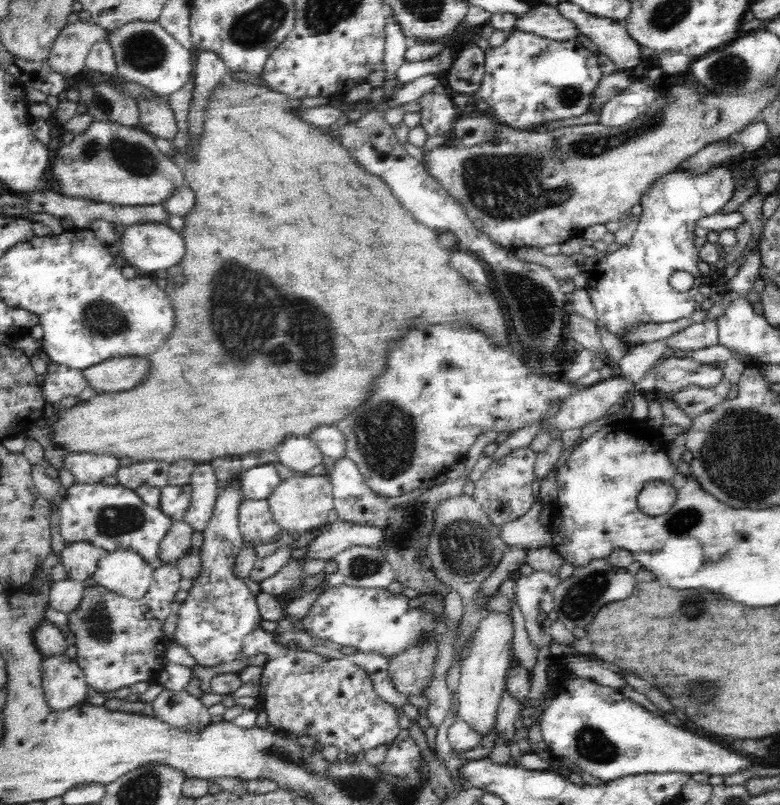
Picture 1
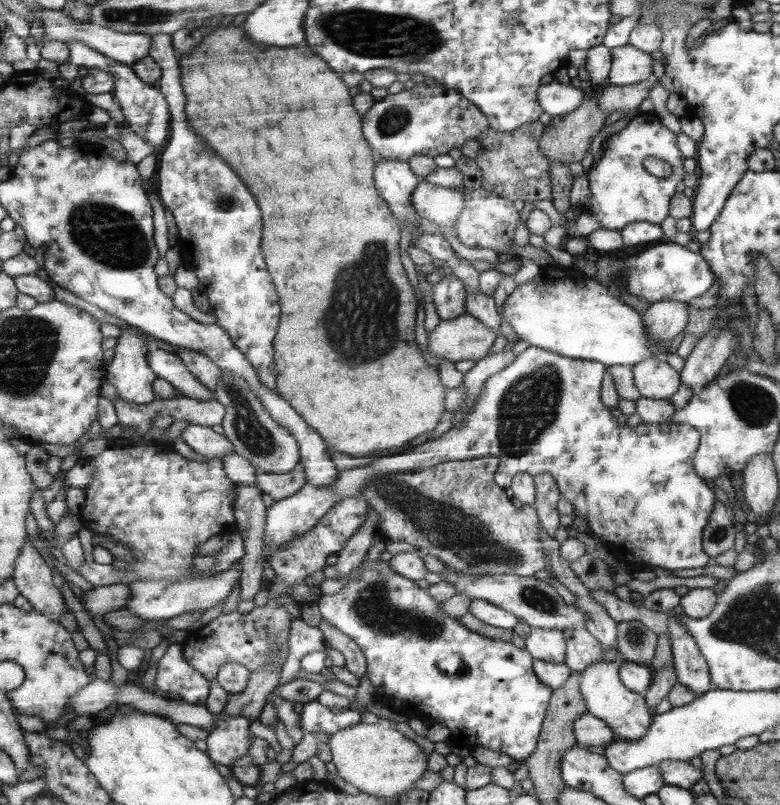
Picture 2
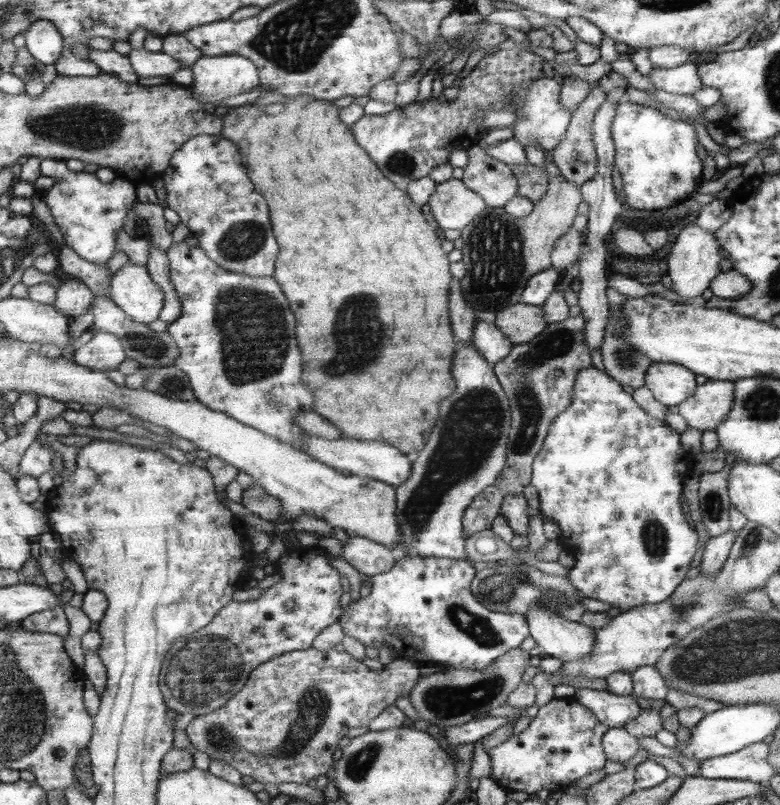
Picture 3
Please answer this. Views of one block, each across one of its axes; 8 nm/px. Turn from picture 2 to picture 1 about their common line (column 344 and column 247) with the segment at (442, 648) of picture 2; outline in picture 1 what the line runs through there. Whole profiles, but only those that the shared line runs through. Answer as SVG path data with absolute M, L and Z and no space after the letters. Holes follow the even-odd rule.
M238 472L224 488L219 491L213 515L206 528L201 531L203 543L200 550L201 573L192 581L188 598L178 605L178 624L174 642L184 647L198 663L198 666L218 666L230 663L241 656L243 641L248 632L256 631L263 621L257 596L234 575L234 564L242 550L238 509L244 499L241 490L241 474Z

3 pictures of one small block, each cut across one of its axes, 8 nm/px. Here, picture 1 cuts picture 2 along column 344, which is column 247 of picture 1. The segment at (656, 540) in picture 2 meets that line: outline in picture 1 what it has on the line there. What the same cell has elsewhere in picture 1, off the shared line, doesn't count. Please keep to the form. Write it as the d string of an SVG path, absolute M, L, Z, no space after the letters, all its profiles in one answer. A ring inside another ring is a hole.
M274 462L256 465L241 474L241 490L244 498L267 499L278 484L280 484L280 476L274 467Z

